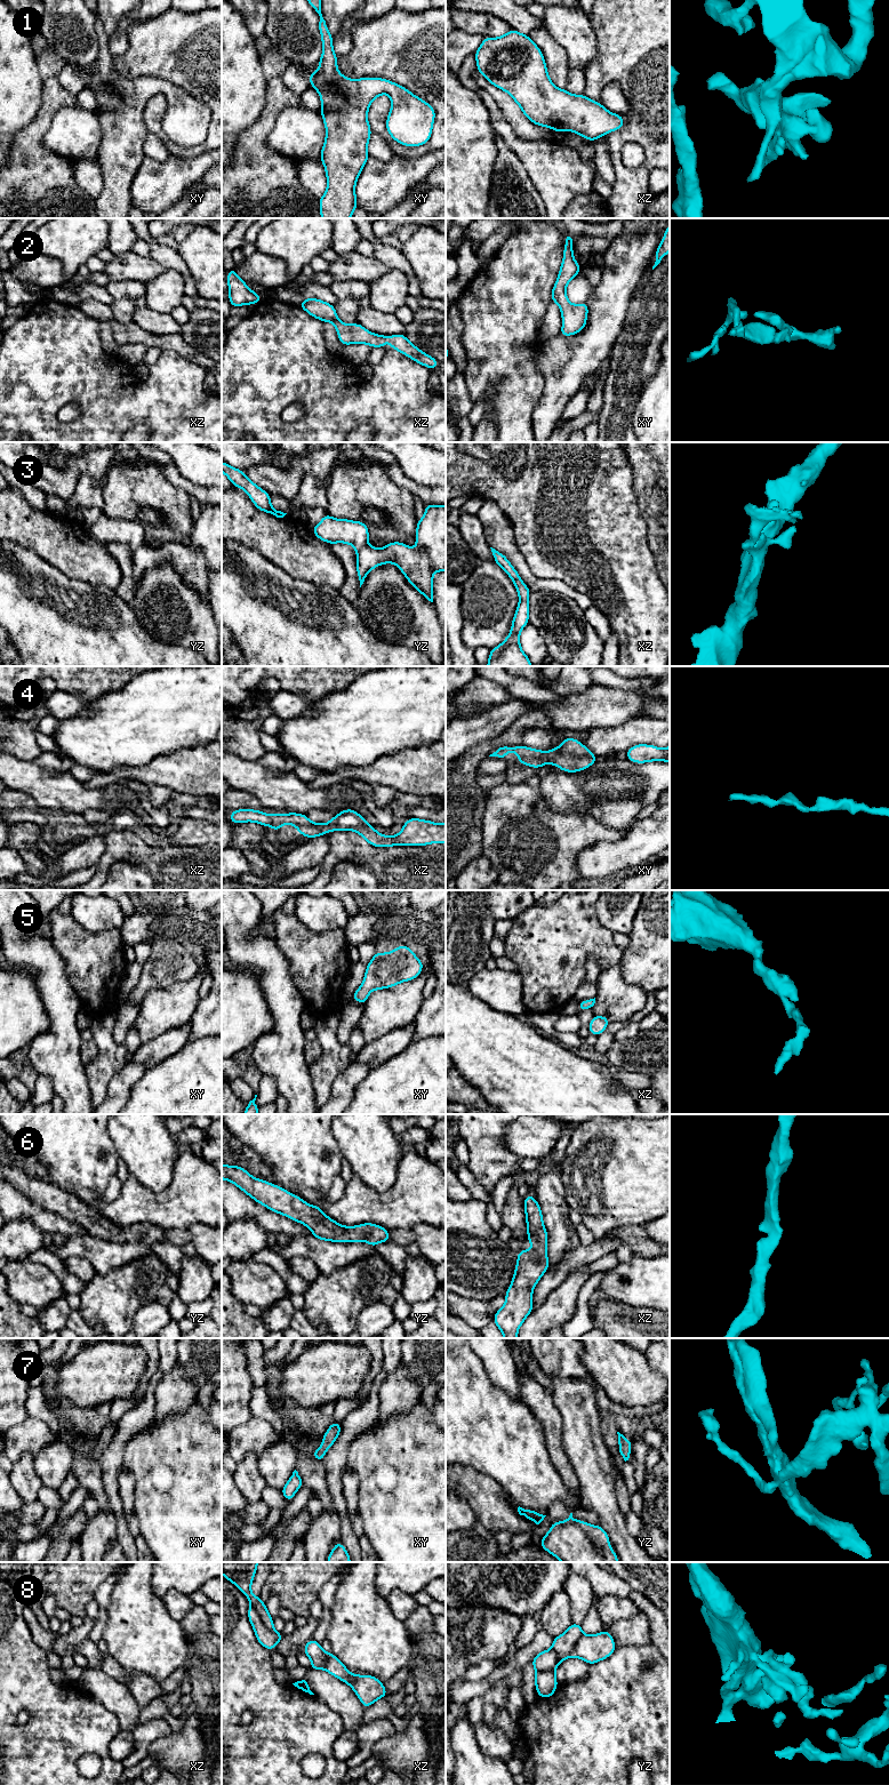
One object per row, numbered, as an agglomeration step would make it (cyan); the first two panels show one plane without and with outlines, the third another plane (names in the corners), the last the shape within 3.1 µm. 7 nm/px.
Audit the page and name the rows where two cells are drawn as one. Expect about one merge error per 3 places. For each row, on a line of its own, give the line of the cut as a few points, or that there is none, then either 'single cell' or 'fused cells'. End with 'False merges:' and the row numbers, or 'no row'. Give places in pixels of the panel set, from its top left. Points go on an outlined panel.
1: cut none; single cell
2: cut none; single cell
3: cut none; single cell
4: cut none; single cell
5: cut none; single cell
6: cut none; single cell
7: cut none; single cell
8: cut none; single cell
False merges: no row

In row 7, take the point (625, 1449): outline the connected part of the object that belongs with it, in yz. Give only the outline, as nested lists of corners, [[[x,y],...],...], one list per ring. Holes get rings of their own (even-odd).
[[[617,1432],[618,1434],[618,1443],[619,1443],[619,1448],[618,1451],[622,1455],[622,1457],[624,1458],[624,1460],[628,1460],[630,1456],[631,1456],[631,1448],[632,1448],[632,1441],[627,1440],[623,1434],[620,1434],[619,1432]]]

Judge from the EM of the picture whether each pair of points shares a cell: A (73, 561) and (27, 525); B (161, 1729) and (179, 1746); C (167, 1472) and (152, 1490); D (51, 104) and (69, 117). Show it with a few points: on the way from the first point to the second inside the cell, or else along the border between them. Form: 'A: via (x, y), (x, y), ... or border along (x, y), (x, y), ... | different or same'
A: via (62, 550), (49, 537), (39, 531) | same
B: border along (171, 1731), (154, 1739), (150, 1744), (147, 1753) | different
C: via (166, 1477), (157, 1486) | same
D: border along (77, 104), (62, 106), (54, 115), (46, 133) | different

